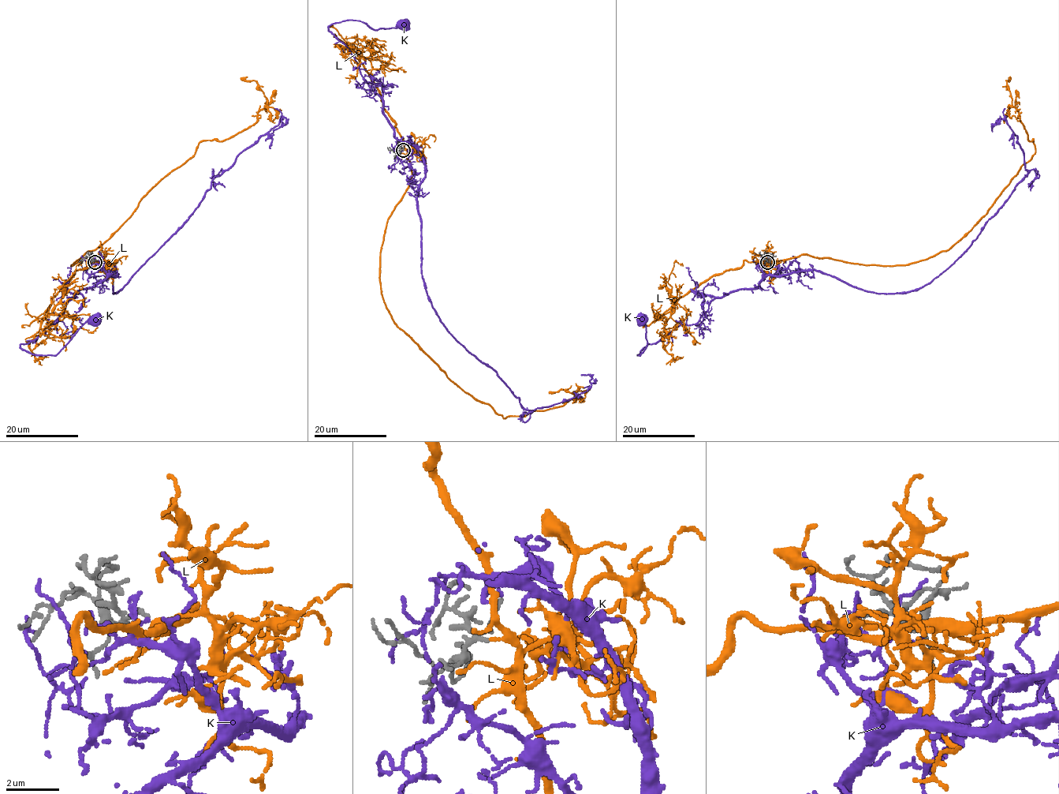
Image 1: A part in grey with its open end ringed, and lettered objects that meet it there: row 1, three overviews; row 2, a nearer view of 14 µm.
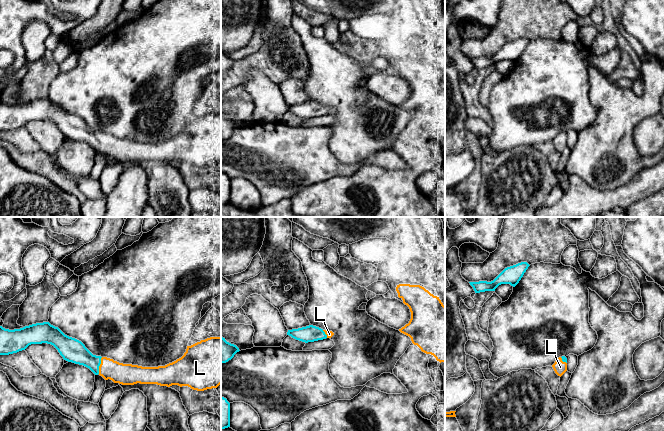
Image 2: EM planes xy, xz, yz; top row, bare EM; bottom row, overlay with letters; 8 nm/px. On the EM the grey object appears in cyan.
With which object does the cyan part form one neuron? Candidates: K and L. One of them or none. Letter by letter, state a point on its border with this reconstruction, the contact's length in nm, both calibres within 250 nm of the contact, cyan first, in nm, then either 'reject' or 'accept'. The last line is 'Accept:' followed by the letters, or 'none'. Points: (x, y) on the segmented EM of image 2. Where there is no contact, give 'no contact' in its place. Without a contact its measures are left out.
K: no contact; reject
L: contact xy (99, 365); length 140 nm; calibres 190 and 180 nm; accept
Accept: L

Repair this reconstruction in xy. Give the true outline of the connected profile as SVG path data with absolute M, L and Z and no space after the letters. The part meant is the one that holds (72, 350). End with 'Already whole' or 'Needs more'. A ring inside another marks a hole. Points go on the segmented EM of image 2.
M49 322L9 330L0 326L0 355L25 350L31 344L53 345L64 360L89 368L95 375L122 385L188 386L204 391L221 384L221 337L187 346L184 355L165 366L142 367L93 355L85 345Z. Needs more

